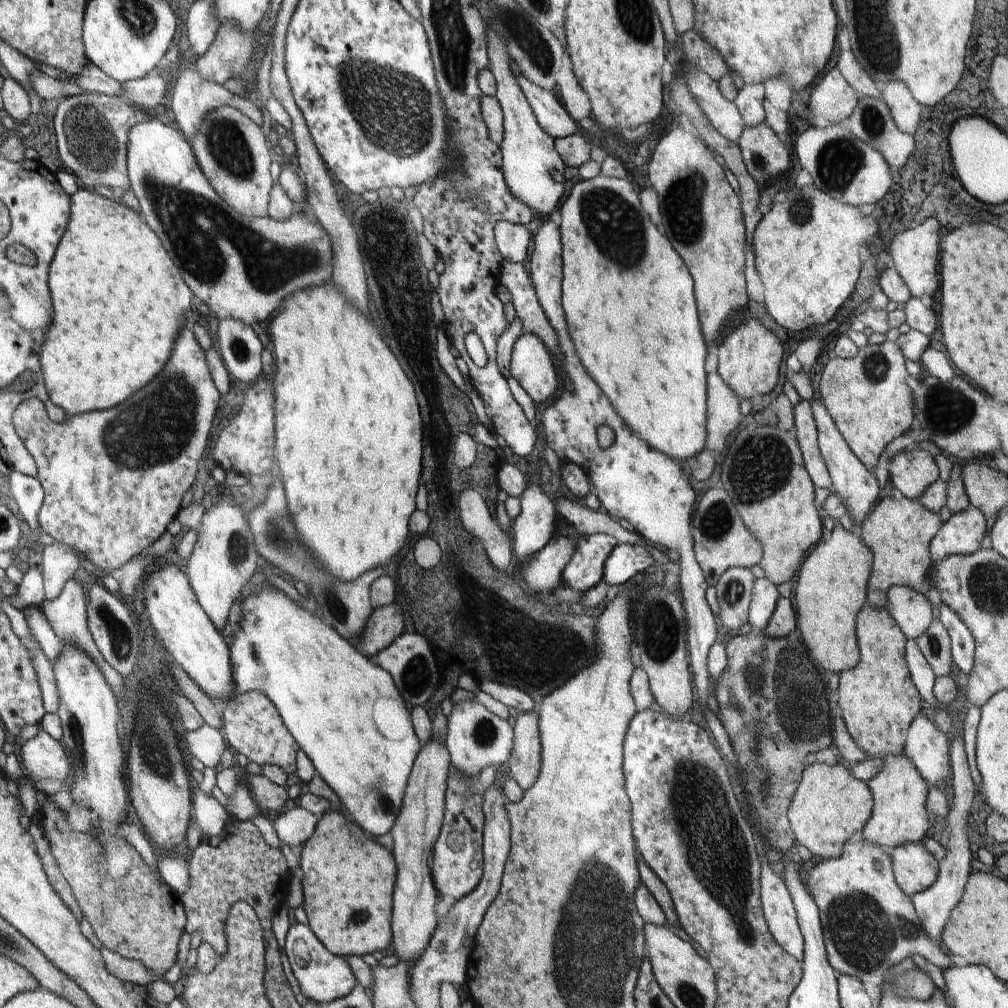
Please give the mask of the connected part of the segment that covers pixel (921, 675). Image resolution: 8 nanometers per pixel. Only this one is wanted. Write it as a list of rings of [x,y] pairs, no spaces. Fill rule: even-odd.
[[[907,640],[905,642],[905,662],[907,662],[909,678],[915,684],[915,690],[919,692],[921,700],[927,702],[933,710],[937,710],[939,702],[933,698],[933,684],[935,684],[937,676],[933,674],[931,666],[923,658],[923,654],[919,652],[915,640]]]

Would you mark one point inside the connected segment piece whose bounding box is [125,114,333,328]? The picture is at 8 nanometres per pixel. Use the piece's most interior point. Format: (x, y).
(238, 269)

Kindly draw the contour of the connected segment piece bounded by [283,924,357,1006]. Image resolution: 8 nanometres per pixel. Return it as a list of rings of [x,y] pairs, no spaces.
[[[303,924],[289,926],[289,932],[285,936],[285,948],[283,948],[283,952],[287,954],[291,974],[293,974],[295,982],[297,982],[299,990],[301,990],[299,1000],[317,1002],[319,1006],[323,1006],[323,1004],[329,1004],[333,1000],[339,1000],[339,998],[347,996],[353,990],[353,986],[357,984],[355,976],[353,976],[353,972],[349,968],[349,964],[345,962],[345,958],[331,954],[315,938],[315,934],[311,932],[309,926],[303,926]]]

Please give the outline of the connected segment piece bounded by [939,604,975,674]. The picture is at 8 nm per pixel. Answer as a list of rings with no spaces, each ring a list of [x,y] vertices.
[[[943,604],[939,606],[939,622],[945,626],[951,638],[951,660],[955,672],[969,674],[975,658],[975,642],[969,628],[963,624],[963,620],[959,620],[959,616],[953,614],[953,610]]]

